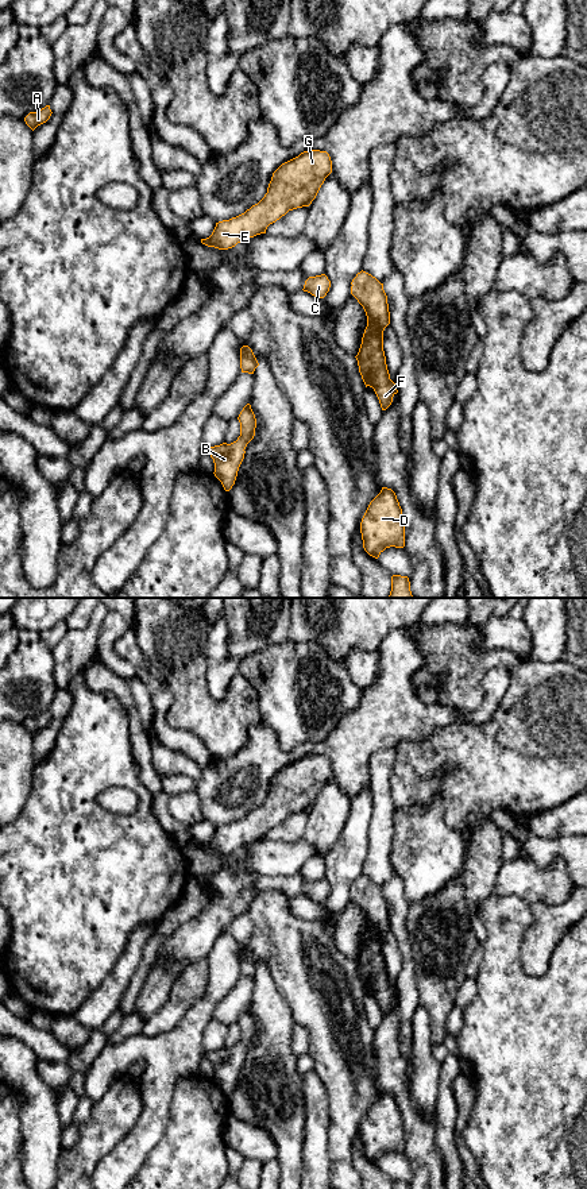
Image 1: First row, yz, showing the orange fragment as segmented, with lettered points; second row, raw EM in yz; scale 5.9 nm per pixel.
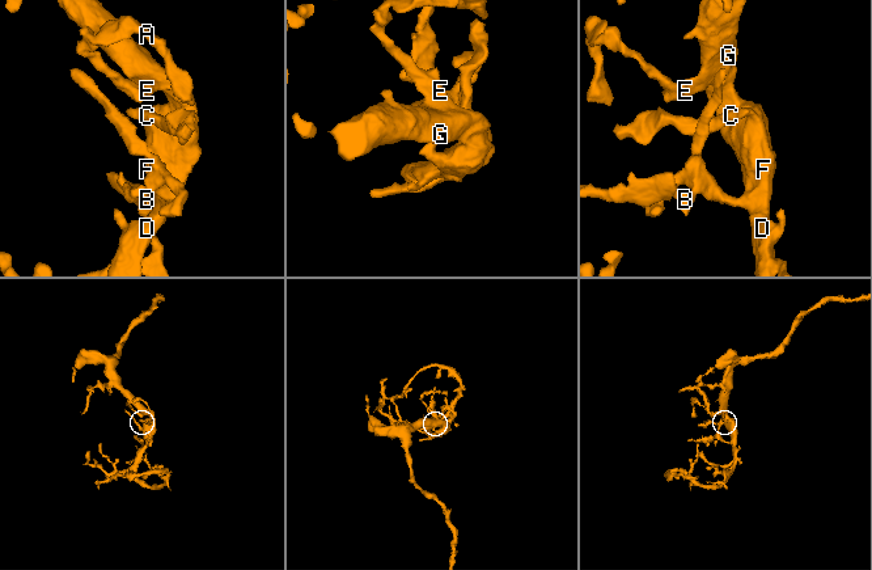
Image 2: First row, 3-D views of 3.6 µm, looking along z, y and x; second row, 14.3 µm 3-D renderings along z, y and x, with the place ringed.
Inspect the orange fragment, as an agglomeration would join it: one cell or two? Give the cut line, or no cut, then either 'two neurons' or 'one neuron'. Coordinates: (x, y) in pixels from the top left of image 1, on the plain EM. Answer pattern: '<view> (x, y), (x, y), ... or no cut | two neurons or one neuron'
no cut | one neuron

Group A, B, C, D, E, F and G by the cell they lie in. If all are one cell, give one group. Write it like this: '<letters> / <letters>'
A B C D E F G

